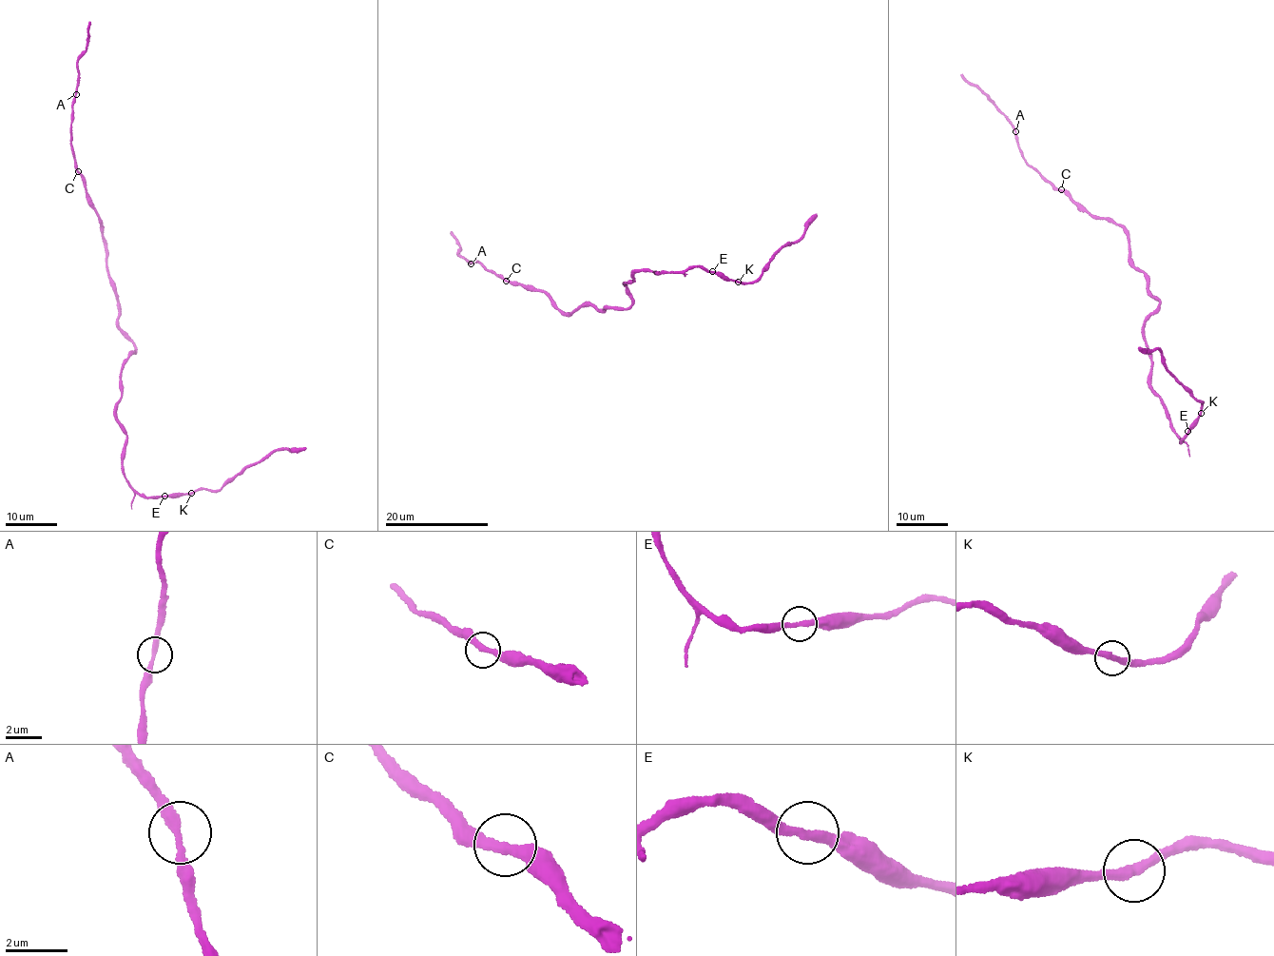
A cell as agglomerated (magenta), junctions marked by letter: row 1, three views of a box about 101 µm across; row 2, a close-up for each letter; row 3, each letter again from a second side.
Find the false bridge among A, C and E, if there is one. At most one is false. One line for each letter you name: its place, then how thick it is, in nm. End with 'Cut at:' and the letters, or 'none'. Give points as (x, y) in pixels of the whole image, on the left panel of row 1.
Cut at: none

